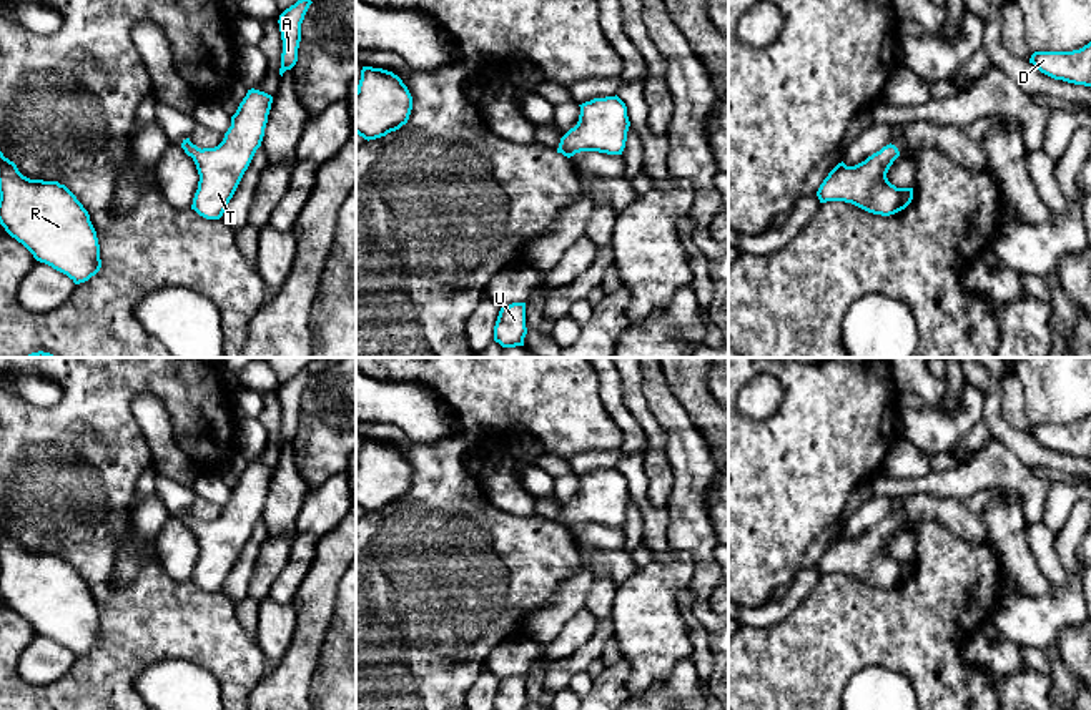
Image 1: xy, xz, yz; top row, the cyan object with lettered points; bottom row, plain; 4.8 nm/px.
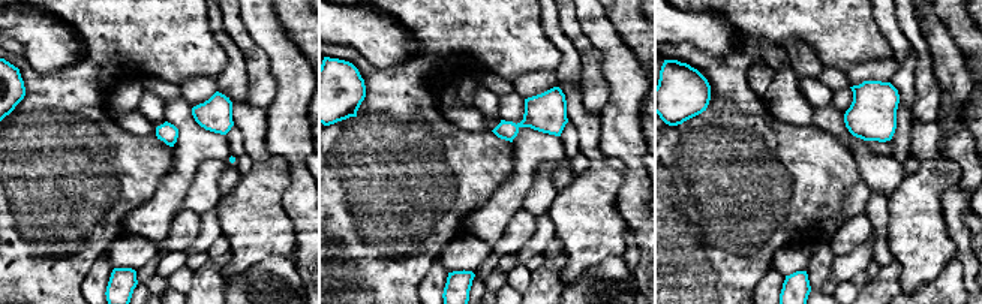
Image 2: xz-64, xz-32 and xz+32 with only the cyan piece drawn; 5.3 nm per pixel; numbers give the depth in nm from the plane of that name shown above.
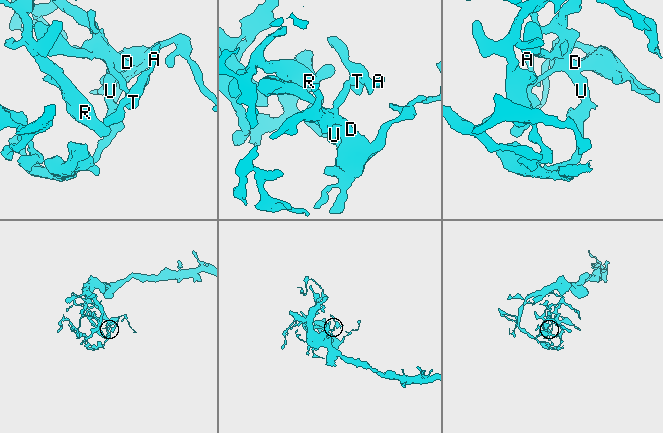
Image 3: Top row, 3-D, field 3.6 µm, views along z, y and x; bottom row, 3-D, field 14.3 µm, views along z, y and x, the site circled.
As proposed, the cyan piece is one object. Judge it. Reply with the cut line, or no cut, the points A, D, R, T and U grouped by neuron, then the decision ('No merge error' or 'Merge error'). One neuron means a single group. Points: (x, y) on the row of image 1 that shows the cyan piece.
No split. Groups: A D R T U. No merge error

